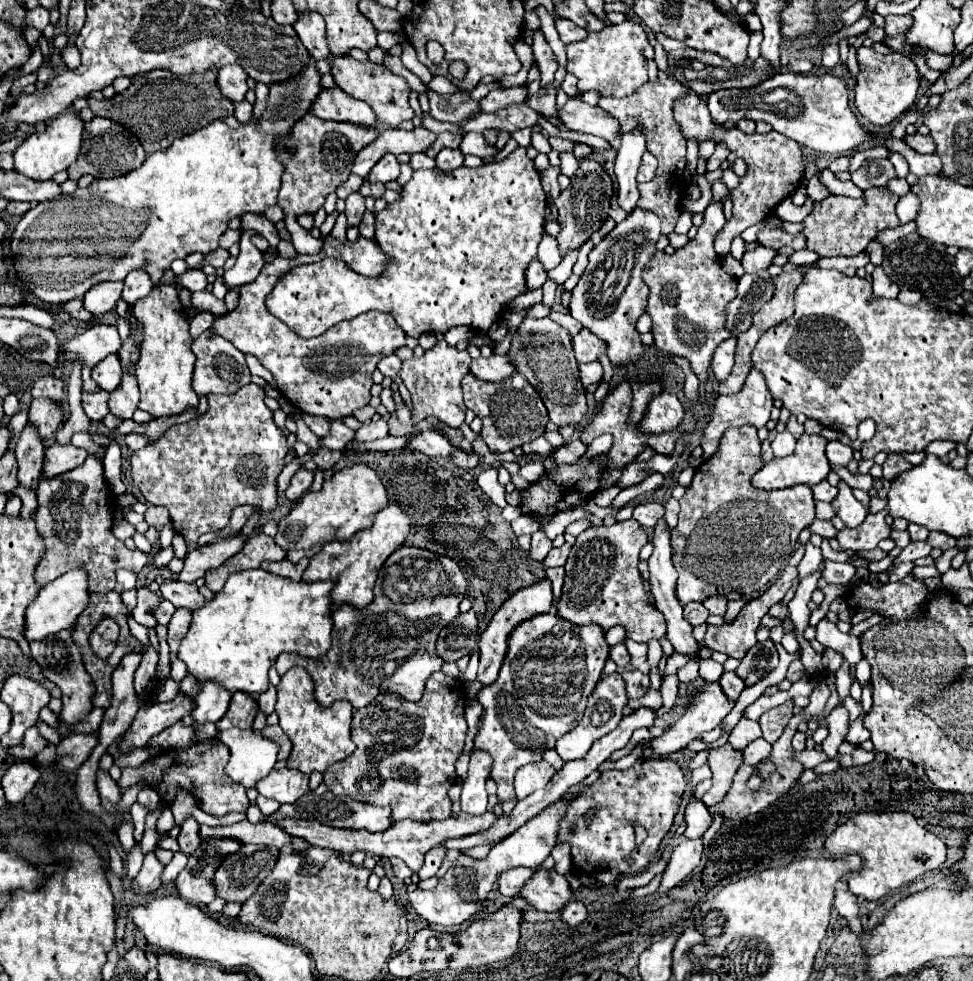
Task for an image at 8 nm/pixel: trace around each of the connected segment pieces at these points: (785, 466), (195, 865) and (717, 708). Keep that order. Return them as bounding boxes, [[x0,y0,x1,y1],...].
[[752,434,830,490],[176,840,242,904],[636,682,736,756]]

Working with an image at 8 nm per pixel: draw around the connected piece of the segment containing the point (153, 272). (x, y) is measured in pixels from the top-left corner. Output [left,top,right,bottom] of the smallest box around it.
[10,62,322,304]

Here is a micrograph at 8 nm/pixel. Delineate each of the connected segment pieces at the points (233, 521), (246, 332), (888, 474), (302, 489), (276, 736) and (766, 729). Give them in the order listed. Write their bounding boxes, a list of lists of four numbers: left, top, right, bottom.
[[198,506,254,544],[212,234,406,420],[882,454,912,482],[286,470,314,502],[262,724,292,760],[760,700,792,742]]

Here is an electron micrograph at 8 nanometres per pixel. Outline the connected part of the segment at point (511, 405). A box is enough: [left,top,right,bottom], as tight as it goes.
[462,372,548,454]

